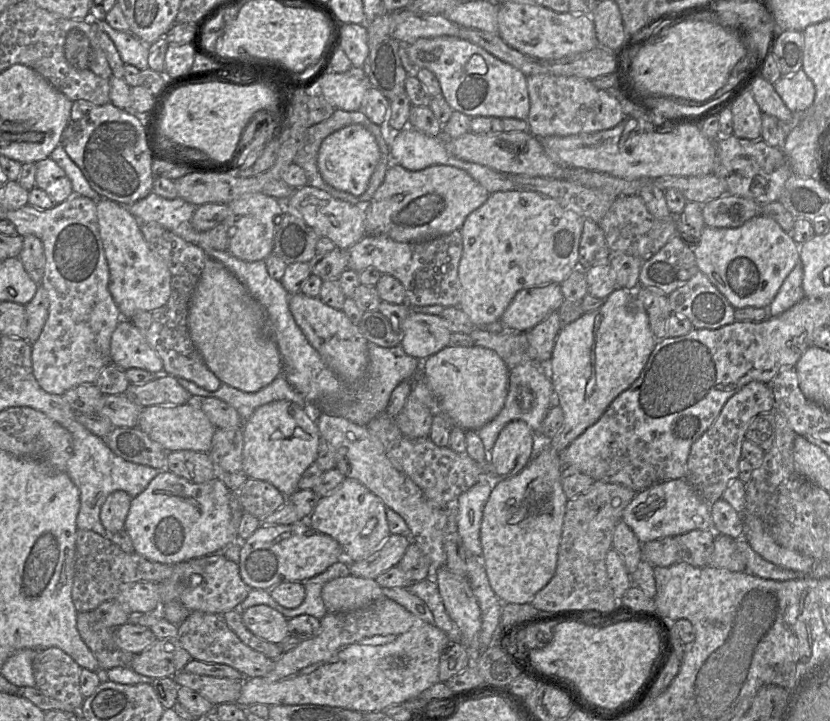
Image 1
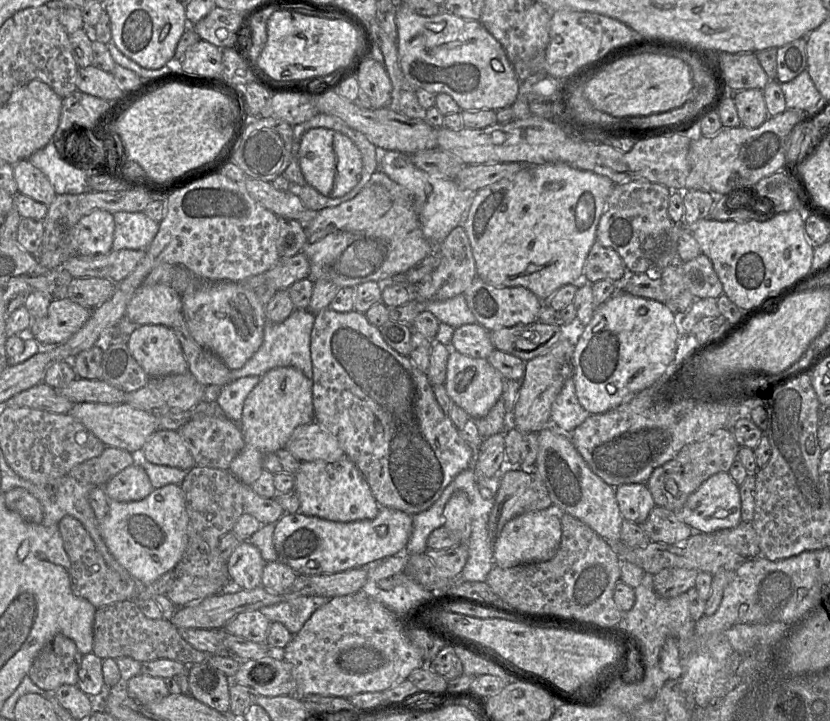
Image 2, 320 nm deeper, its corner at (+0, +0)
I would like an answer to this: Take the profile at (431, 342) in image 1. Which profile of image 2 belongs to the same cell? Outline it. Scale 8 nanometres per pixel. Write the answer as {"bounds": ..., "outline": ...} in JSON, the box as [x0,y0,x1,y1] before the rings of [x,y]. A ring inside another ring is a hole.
{"bounds":[451,323,495,359],"outline":[[[475,323],[454,329],[451,349],[472,358],[487,359],[495,347],[491,342],[490,332]]]}

